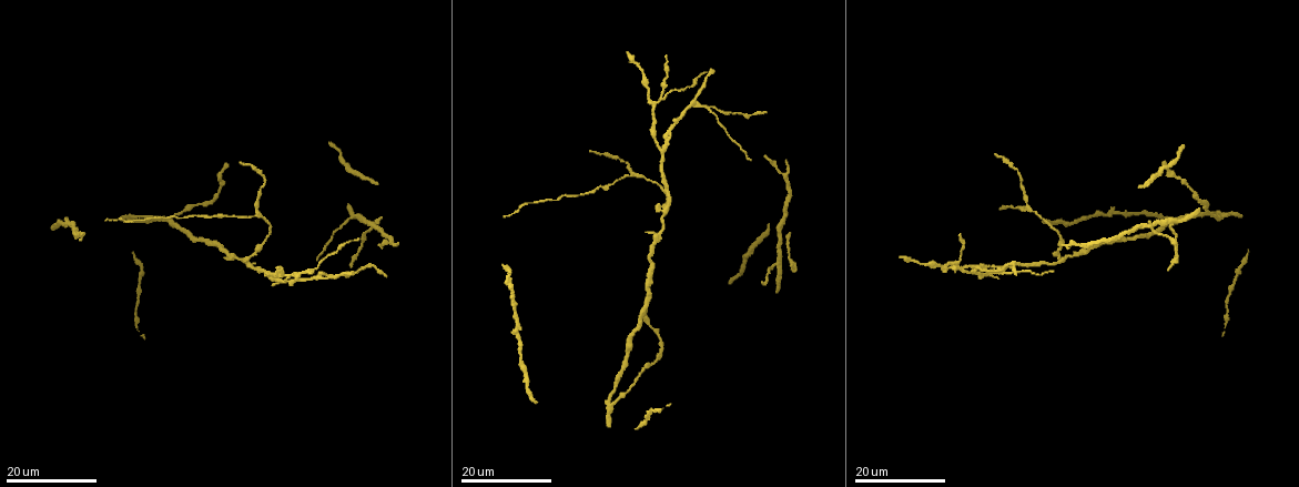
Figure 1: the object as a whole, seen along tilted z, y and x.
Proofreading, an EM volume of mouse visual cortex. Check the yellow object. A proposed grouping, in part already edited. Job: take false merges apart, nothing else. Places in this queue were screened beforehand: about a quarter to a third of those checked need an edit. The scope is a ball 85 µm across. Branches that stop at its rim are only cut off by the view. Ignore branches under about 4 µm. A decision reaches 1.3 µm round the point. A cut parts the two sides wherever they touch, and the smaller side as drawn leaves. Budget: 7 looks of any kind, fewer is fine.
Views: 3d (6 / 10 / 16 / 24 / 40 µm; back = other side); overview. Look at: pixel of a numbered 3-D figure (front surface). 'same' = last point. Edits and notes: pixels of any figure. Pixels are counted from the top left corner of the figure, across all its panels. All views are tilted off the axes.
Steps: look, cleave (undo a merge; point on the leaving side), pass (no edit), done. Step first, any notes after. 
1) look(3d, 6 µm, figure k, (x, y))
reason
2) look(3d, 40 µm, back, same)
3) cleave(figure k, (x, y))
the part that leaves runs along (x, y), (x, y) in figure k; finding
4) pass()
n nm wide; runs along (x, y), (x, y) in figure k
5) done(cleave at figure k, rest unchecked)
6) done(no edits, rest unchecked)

look(3d, 16 µm, figure 1, (1224, 217))

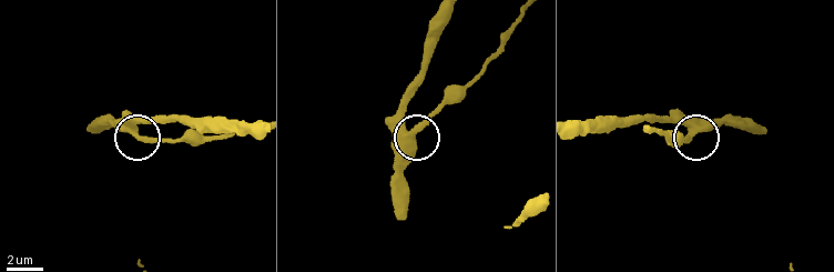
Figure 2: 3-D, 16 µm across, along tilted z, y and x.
look(3d, 10 µm, figure 2, (699, 128))

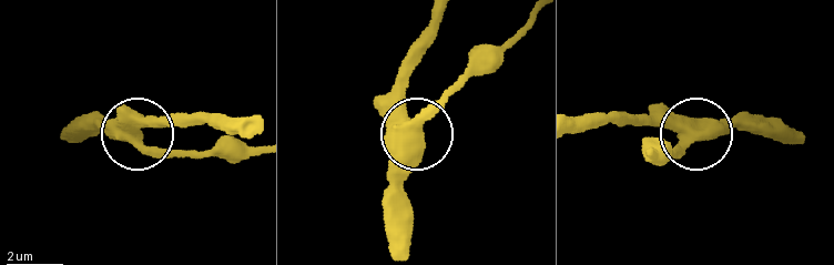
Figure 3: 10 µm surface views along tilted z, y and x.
pass()
runs along (256, 131), (155, 121), (133, 129), (154, 145), (217, 156) in figure 3; all the same neuron

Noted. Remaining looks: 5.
look(3d, 24 µm, figure 1, (249, 263))
a fork

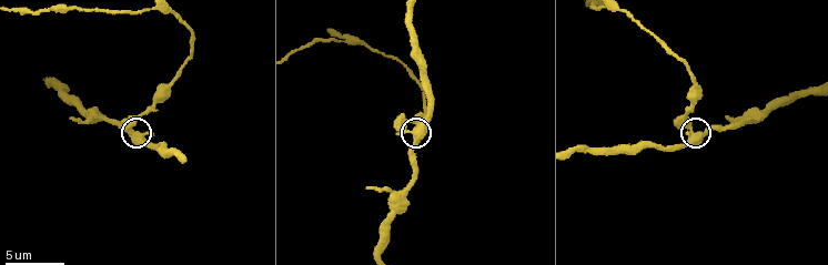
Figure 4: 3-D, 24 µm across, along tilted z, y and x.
look(3d, 10 µm, figure 4, (133, 136))
zoom in

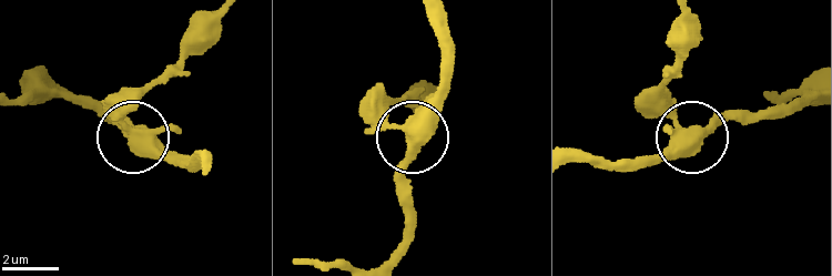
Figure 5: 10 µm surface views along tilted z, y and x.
cleave(figure 5, (119, 110))
3 arms; a second neuron is stuck on

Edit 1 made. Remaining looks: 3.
look(3d, 16 µm, figure 1, (985, 272))
three arms meet

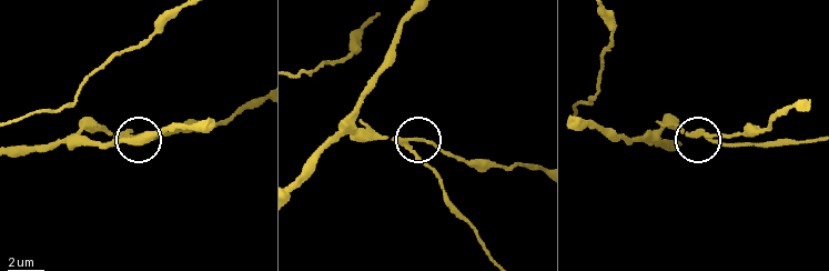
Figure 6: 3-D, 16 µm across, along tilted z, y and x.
look(3d, 6 µm, figure 6, (134, 133))

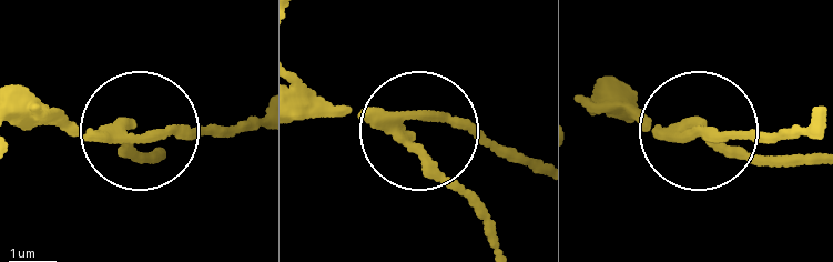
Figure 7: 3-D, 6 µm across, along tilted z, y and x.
cleave(figure 7, (124, 149))
the part that leaves runs along (386, 122), (479, 213), (494, 249) in figure 7; two neurons meet here

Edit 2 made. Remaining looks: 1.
done(cleave at figure 5, cleave at figure 7, rest unchecked)

